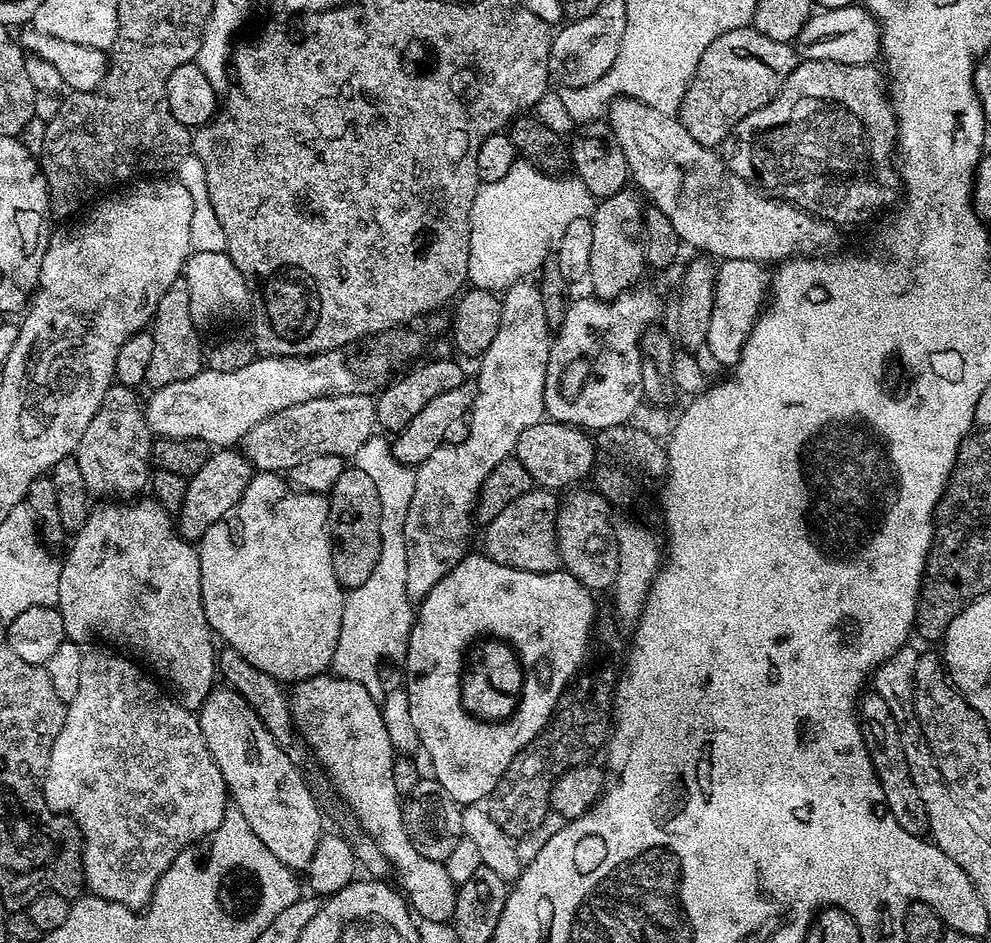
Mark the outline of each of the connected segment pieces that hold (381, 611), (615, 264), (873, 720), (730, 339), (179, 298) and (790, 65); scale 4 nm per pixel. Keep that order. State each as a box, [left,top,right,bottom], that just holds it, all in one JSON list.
[[331,434,415,686],[588,190,646,300],[862,694,928,836],[706,260,770,366],[146,278,202,390],[678,26,798,149]]

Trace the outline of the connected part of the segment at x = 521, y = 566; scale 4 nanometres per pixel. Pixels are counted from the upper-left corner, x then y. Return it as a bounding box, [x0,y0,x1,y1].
[483,490,561,572]

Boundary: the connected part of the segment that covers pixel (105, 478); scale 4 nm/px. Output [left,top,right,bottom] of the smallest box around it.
[74,383,154,498]

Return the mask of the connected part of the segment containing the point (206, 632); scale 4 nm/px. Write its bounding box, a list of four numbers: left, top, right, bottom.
[58,498,218,710]

